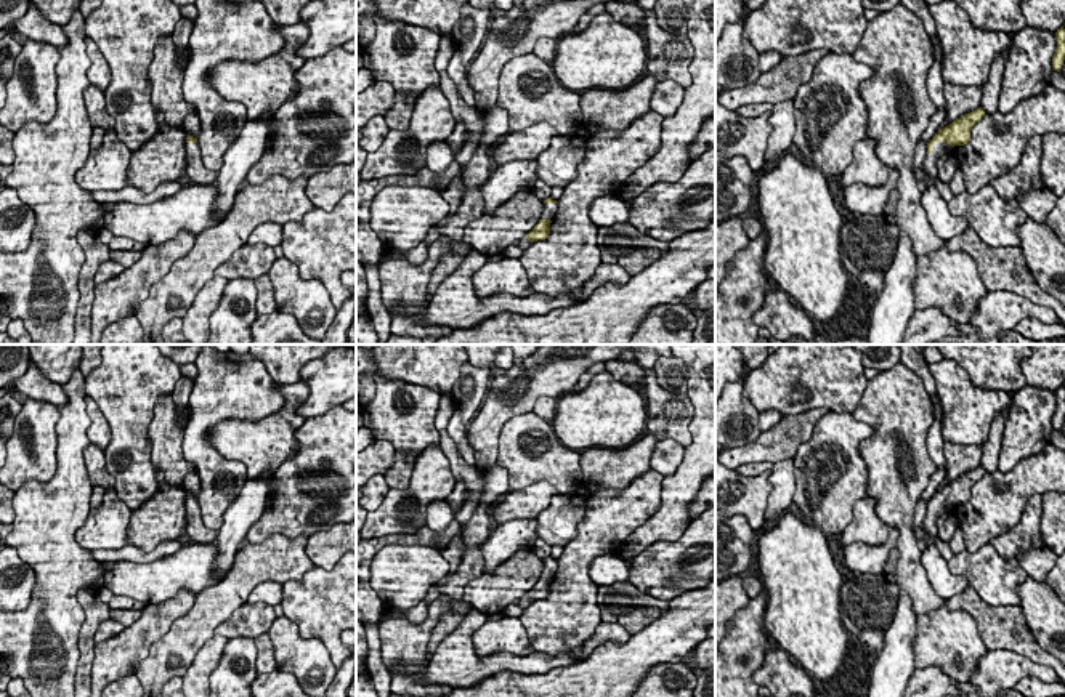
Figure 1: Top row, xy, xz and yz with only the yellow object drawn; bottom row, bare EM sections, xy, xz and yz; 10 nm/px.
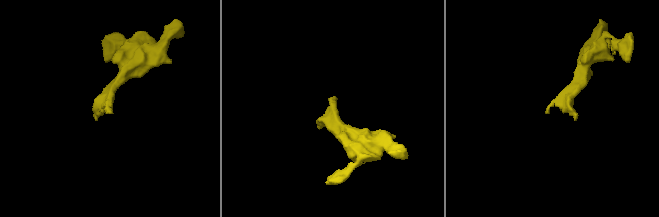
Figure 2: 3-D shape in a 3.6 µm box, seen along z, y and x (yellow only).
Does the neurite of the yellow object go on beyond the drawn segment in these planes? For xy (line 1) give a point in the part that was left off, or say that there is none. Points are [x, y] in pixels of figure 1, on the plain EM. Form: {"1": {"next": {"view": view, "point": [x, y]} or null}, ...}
{"1": {"next": null}}

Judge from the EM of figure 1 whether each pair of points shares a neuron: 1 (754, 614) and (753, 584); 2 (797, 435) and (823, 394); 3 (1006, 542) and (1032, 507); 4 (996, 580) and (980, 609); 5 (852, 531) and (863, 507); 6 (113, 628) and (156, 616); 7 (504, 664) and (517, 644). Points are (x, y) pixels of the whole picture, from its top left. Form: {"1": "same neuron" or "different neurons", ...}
{"1": "different neurons", "2": "different neurons", "3": "same neuron", "4": "different neurons", "5": "same neuron", "6": "different neurons", "7": "different neurons"}

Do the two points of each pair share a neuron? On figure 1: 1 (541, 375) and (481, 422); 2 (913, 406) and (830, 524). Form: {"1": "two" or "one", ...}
{"1": "one", "2": "two"}

